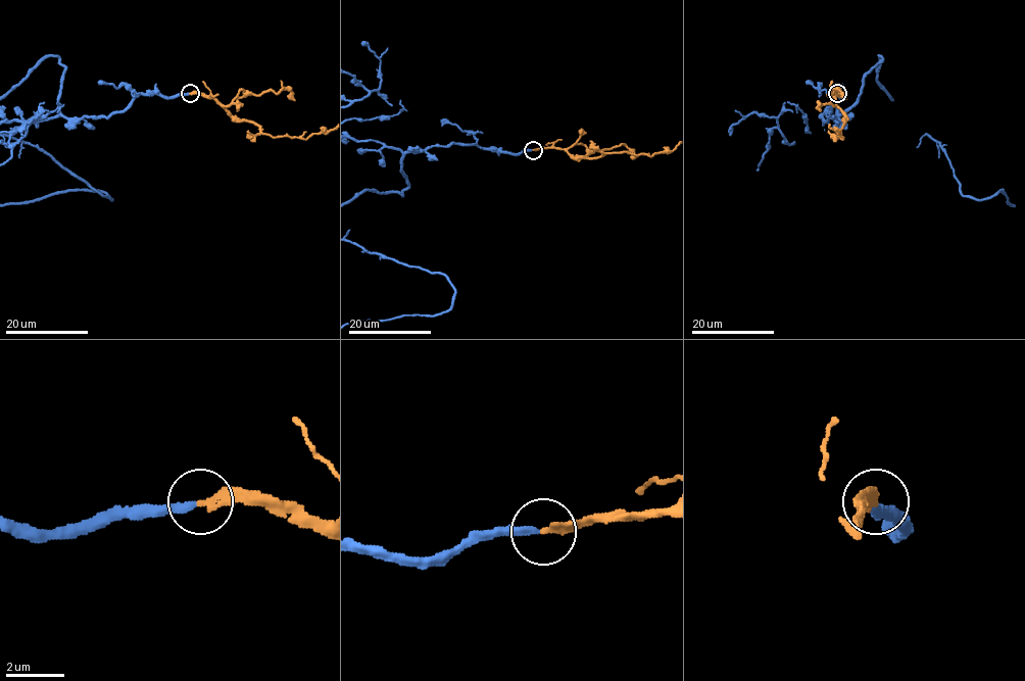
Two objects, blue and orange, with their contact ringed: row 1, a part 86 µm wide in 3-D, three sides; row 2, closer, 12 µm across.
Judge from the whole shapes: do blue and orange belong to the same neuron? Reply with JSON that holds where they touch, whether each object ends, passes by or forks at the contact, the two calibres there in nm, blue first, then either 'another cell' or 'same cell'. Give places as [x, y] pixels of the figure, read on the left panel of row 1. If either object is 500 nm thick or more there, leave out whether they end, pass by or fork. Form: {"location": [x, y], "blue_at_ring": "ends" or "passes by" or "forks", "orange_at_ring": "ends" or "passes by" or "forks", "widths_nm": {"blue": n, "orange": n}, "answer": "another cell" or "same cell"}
{"location": [190, 93], "blue_at_ring": "ends", "orange_at_ring": "ends", "widths_nm": {"blue": 260, "orange": 240}, "answer": "same cell"}

